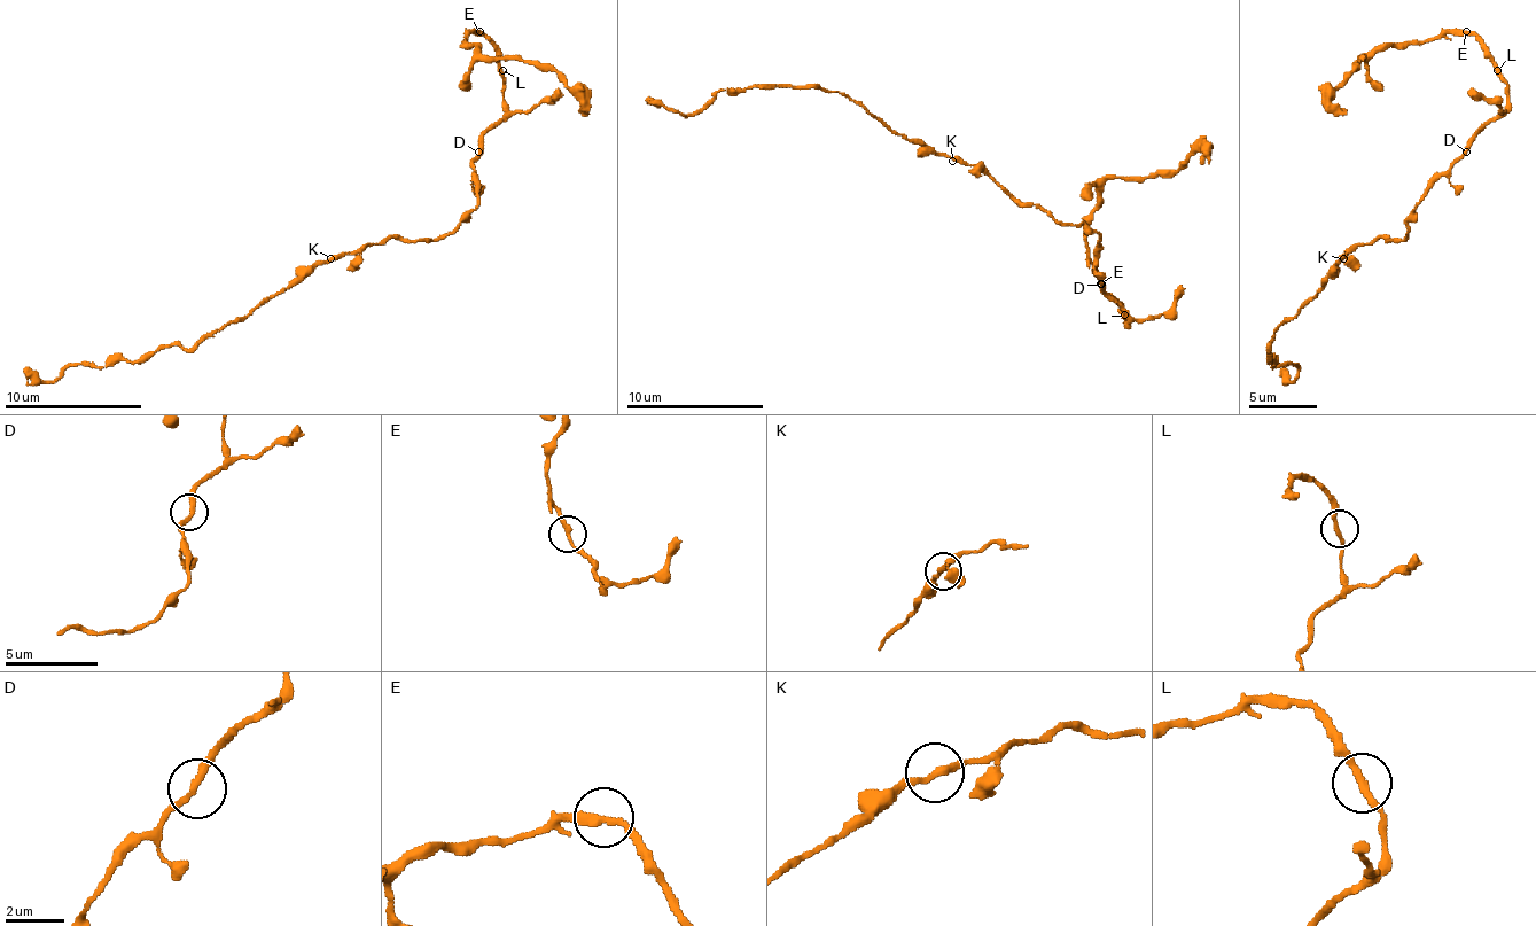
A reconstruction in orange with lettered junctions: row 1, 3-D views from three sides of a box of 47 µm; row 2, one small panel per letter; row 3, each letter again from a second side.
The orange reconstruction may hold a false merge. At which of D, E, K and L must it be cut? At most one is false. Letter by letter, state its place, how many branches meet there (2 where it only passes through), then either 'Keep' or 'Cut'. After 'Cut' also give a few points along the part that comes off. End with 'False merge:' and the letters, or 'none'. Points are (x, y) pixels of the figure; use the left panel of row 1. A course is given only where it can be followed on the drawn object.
D: Place: (478, 152). Branches: 2. Keep
E: Place: (480, 31). Branches: 2. Keep
K: Place: (330, 258). Branches: 2. Keep
L: Place: (503, 70). Branches: 2. Keep
False merge: none

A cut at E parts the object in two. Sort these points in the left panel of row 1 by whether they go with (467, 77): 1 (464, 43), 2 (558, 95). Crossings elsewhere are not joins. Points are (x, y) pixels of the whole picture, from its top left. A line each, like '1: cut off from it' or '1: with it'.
1: with it
2: cut off from it

